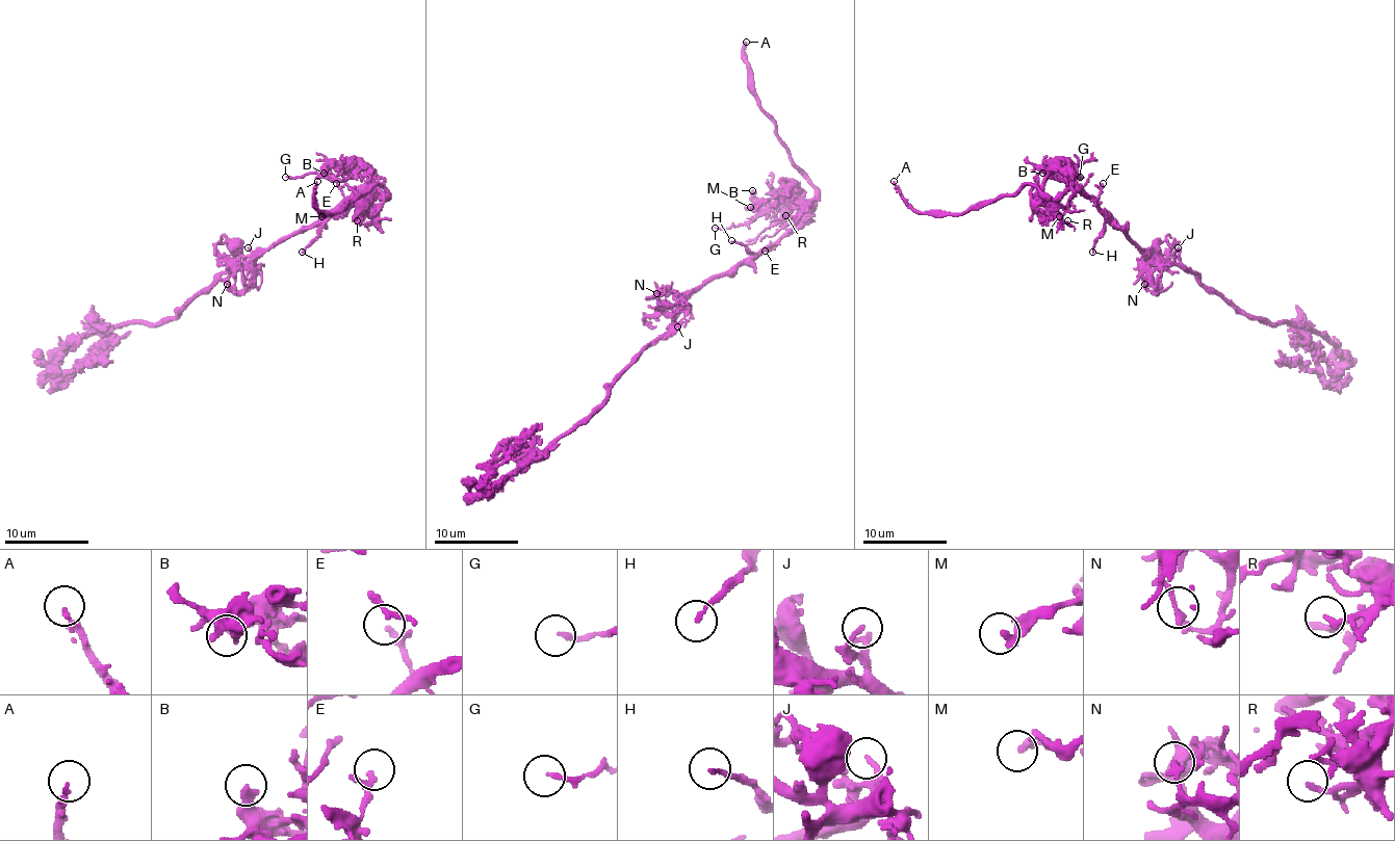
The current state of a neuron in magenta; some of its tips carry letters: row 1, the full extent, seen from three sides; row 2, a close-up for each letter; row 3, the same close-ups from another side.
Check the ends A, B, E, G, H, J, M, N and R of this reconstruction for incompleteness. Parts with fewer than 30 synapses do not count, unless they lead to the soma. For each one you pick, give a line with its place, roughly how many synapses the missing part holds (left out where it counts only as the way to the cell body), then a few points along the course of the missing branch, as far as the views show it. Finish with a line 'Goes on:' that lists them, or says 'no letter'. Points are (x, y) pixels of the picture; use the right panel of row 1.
A: Place: (894, 181)
Goes on: A

